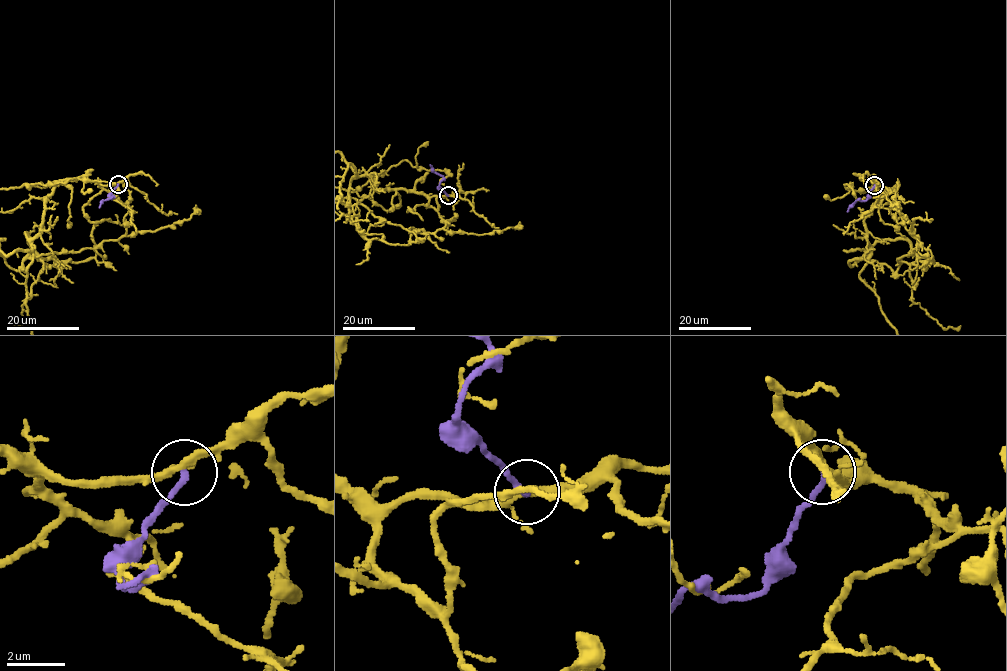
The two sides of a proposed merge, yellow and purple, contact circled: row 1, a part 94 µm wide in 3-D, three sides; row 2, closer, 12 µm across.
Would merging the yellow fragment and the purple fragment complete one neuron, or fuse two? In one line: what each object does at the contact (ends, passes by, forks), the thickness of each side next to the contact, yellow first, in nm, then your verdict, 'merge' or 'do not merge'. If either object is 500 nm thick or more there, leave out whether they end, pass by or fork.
yellow forks there; purple ends there; 200 nm thick on the yellow side, 200 nm on the other; do not merge

